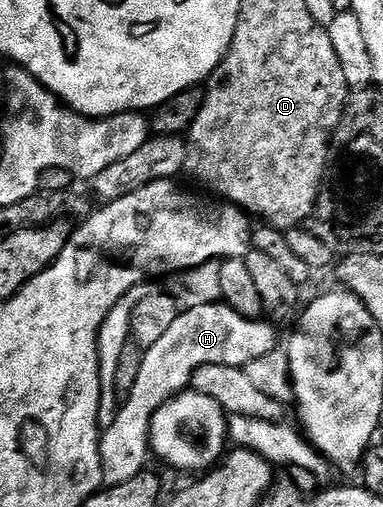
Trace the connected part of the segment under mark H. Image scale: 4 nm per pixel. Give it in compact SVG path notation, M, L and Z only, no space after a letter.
M211 302L198 308L187 308L177 313L174 324L162 335L158 344L144 350L142 368L130 396L119 403L114 424L100 435L100 462L104 466L104 486L123 484L134 476L145 473L150 459L152 417L162 404L176 394L189 389L194 372L202 364L226 364L244 367L258 356L277 349L277 327L268 320L257 320L234 312L234 308Z

